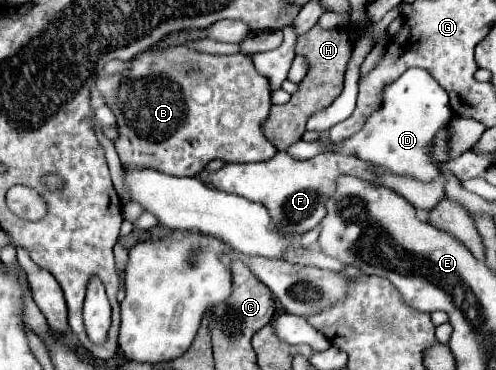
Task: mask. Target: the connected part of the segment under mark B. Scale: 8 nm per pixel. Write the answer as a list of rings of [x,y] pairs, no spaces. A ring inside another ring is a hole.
[[[187,45],[153,49],[133,57],[123,73],[97,77],[95,87],[103,95],[105,105],[117,117],[119,139],[115,141],[115,149],[125,167],[153,167],[167,175],[195,177],[213,159],[227,163],[251,163],[267,161],[277,153],[277,147],[263,135],[263,123],[271,109],[269,81],[255,69],[251,55],[207,55],[193,51]],[[187,63],[191,63],[195,71],[187,71]],[[207,81],[213,89],[213,99],[201,105],[191,97],[191,93],[199,83]]]

